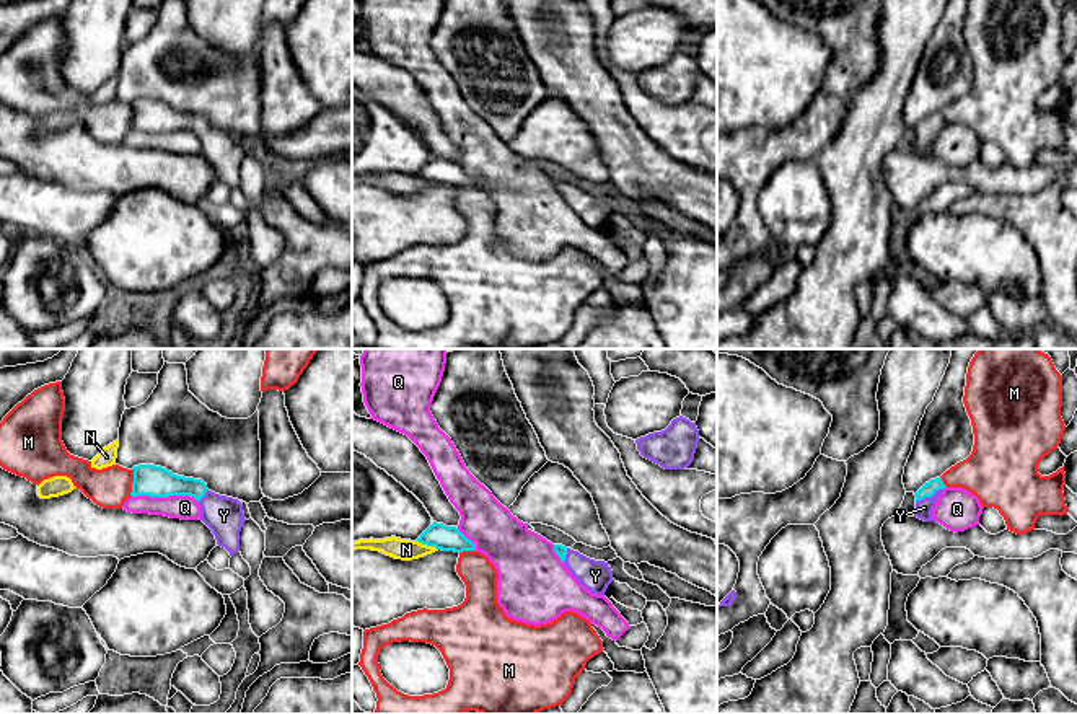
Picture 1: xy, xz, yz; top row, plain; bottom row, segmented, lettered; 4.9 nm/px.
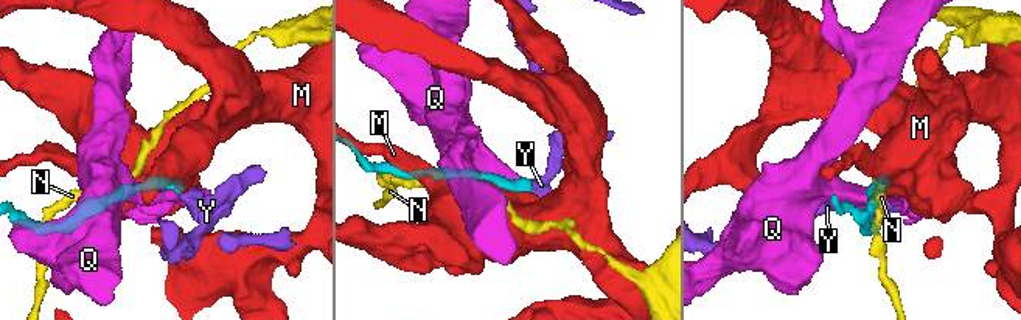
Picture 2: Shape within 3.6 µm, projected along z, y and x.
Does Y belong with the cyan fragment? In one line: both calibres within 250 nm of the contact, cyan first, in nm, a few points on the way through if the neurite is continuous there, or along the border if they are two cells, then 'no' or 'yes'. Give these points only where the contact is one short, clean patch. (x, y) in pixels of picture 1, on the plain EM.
70 nm thick on the cyan side, 90 nm on the other; runs through yz (927, 124), (929, 131), (924, 142); yes

